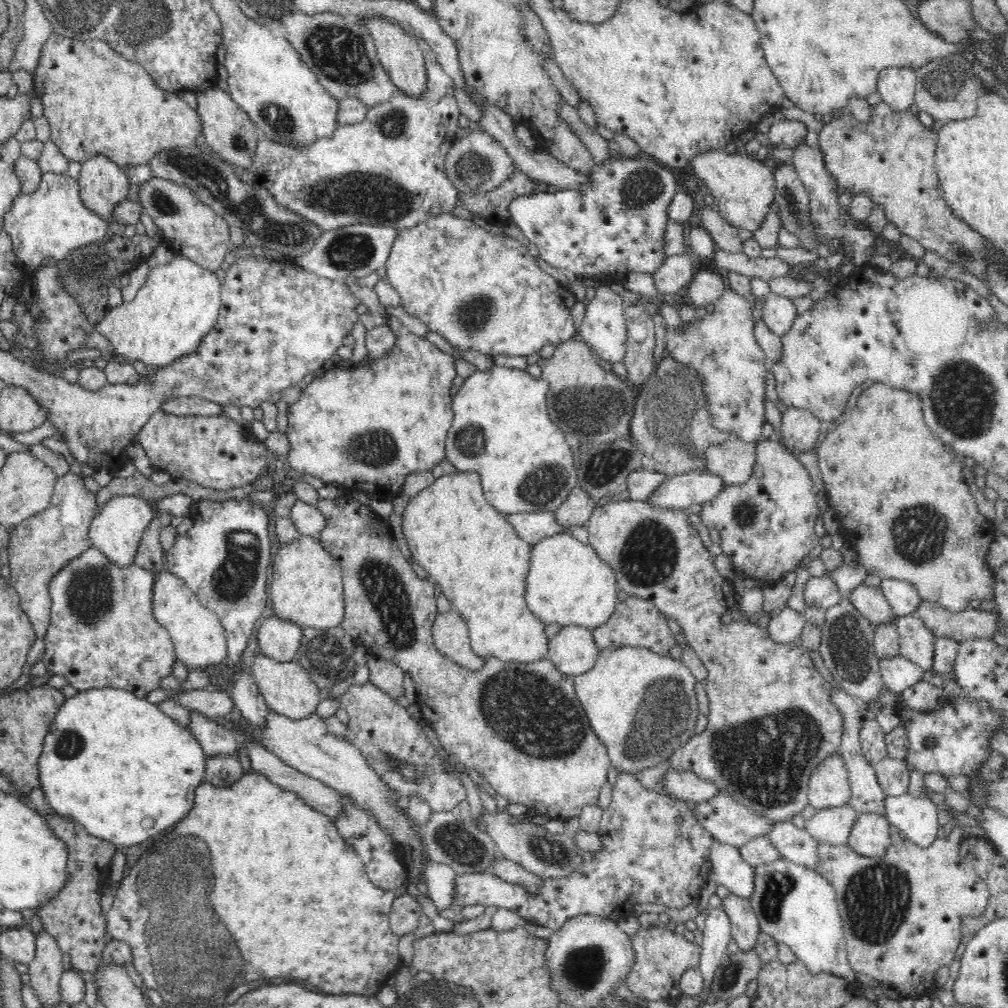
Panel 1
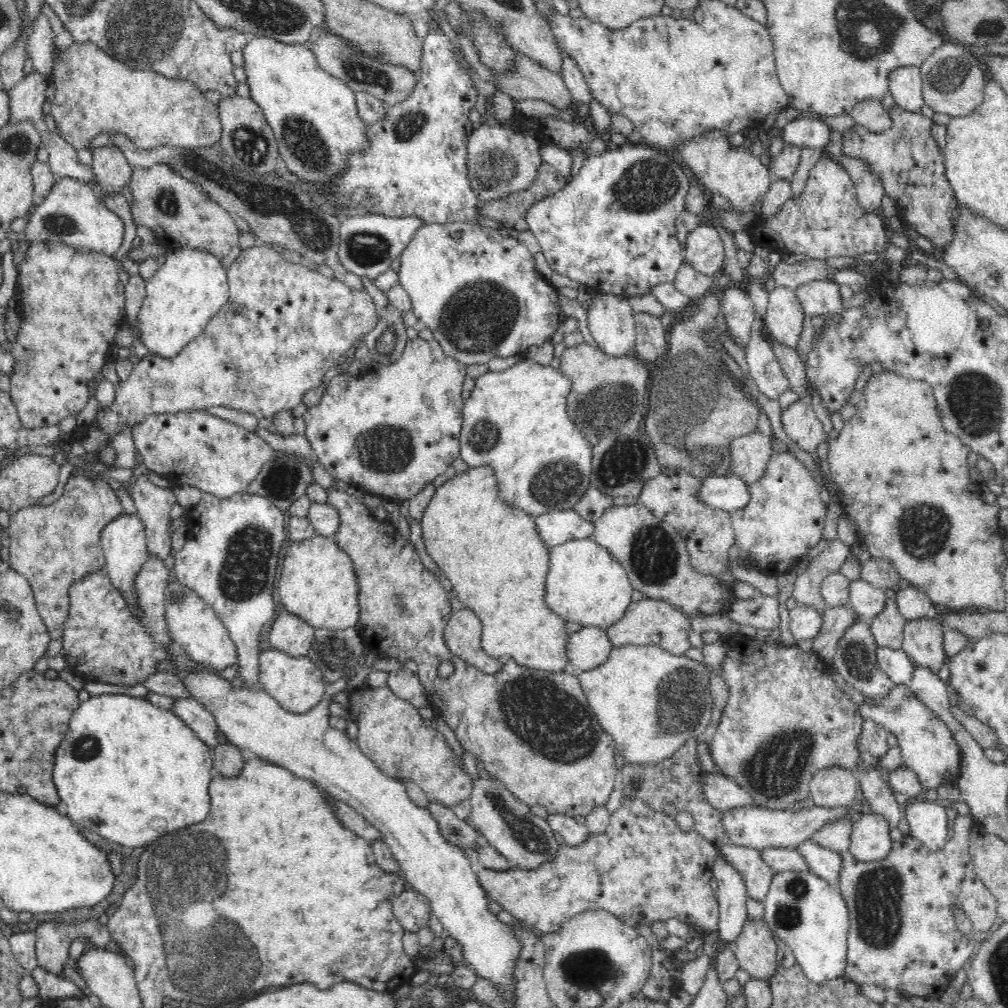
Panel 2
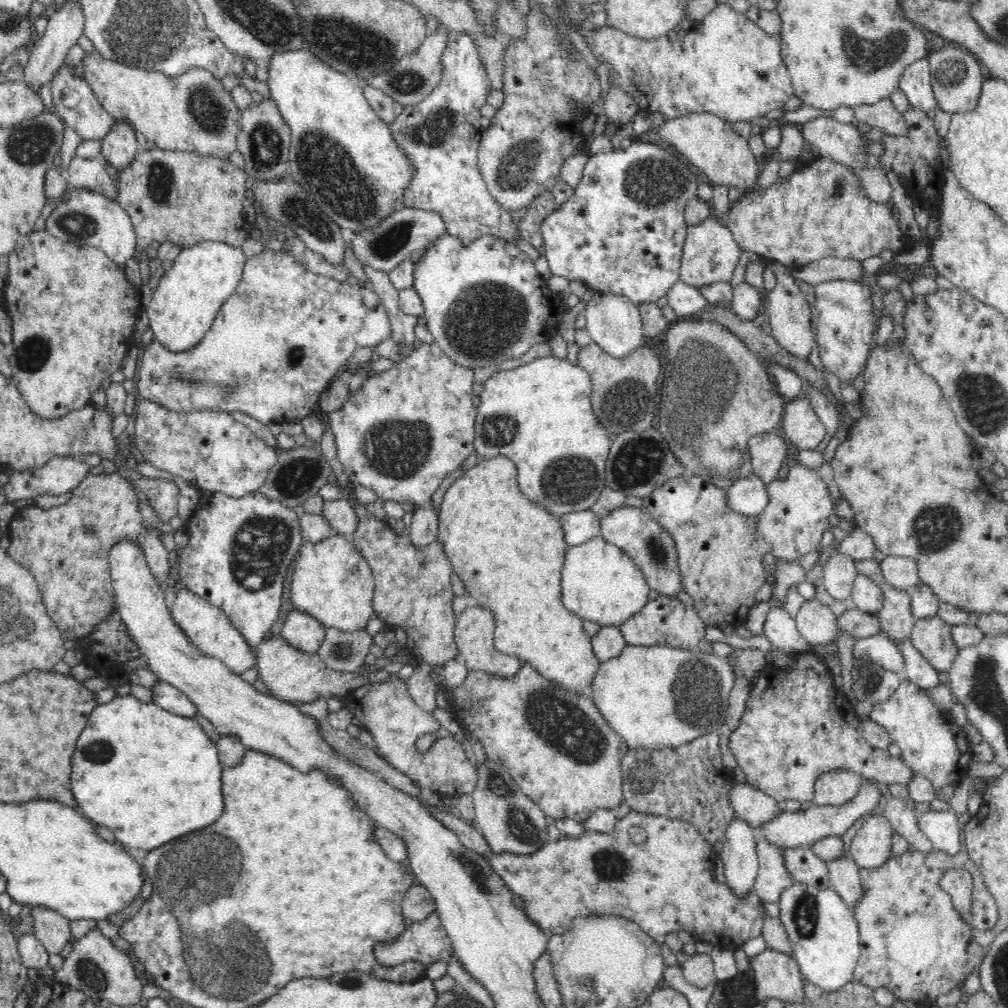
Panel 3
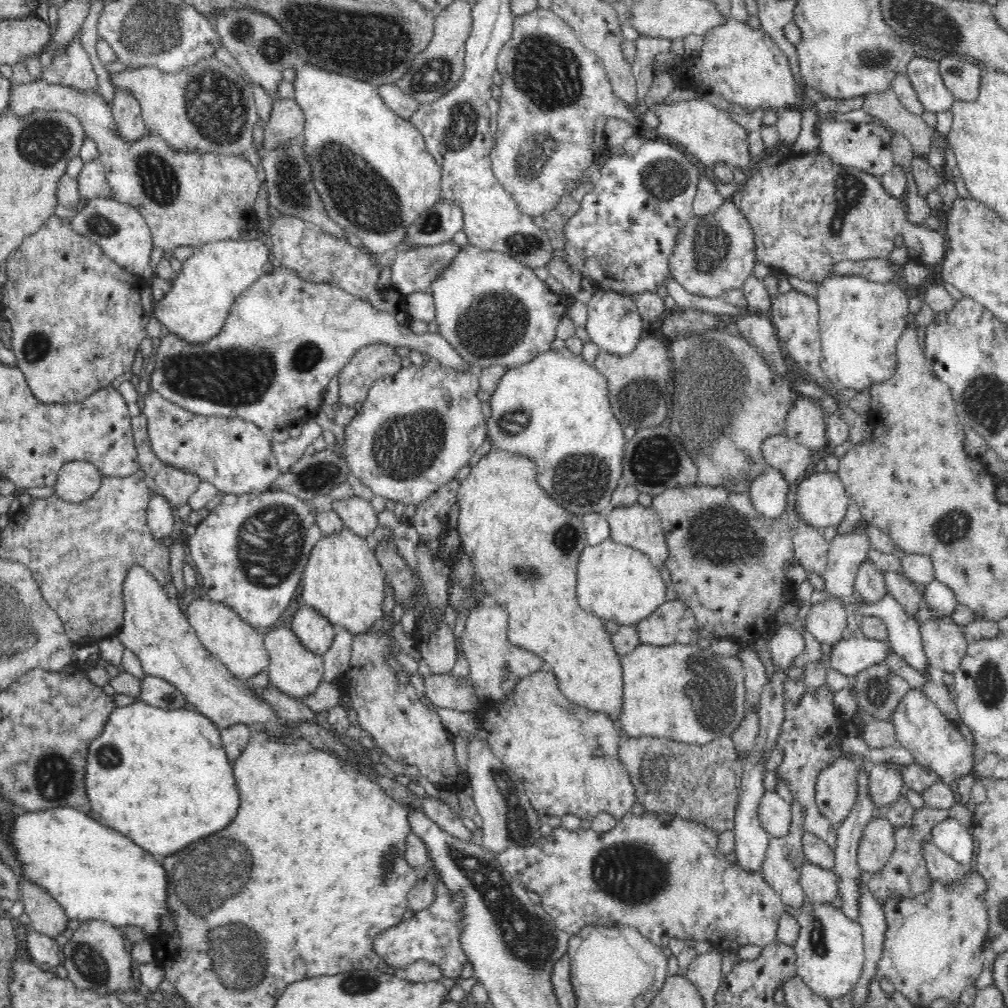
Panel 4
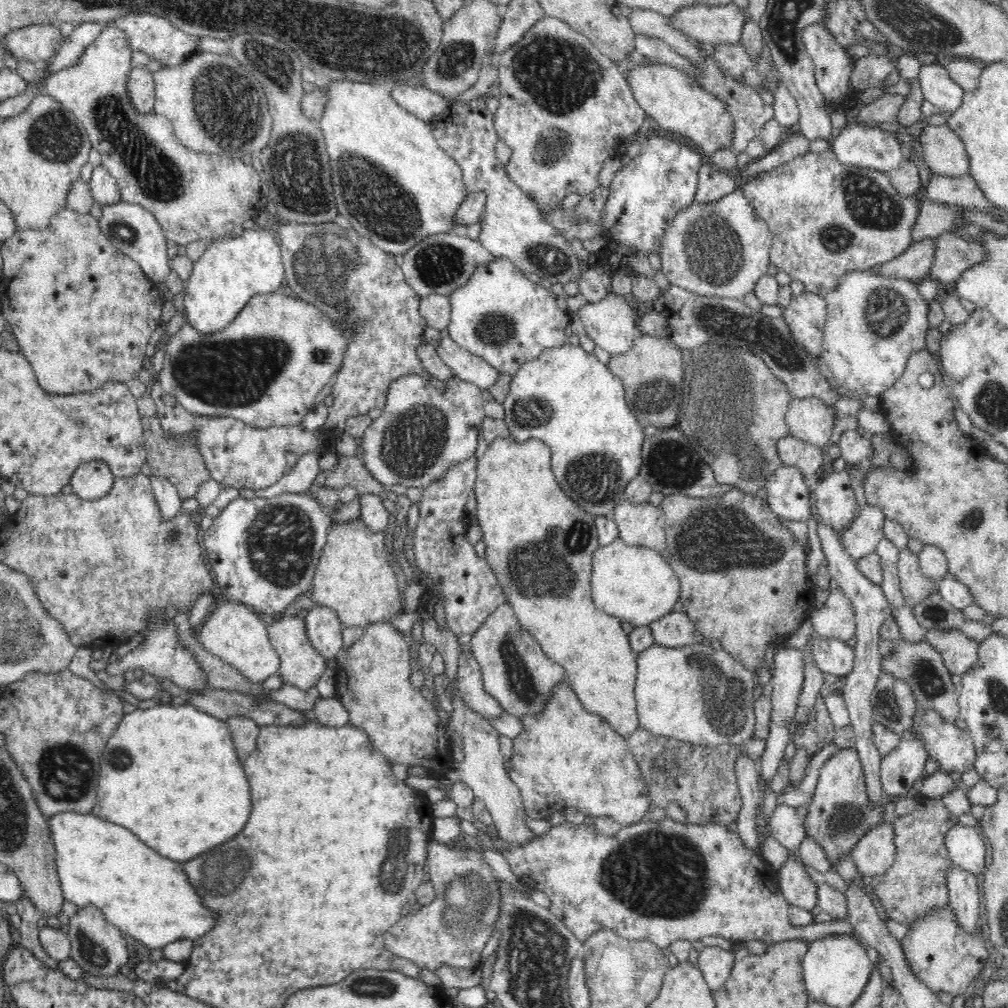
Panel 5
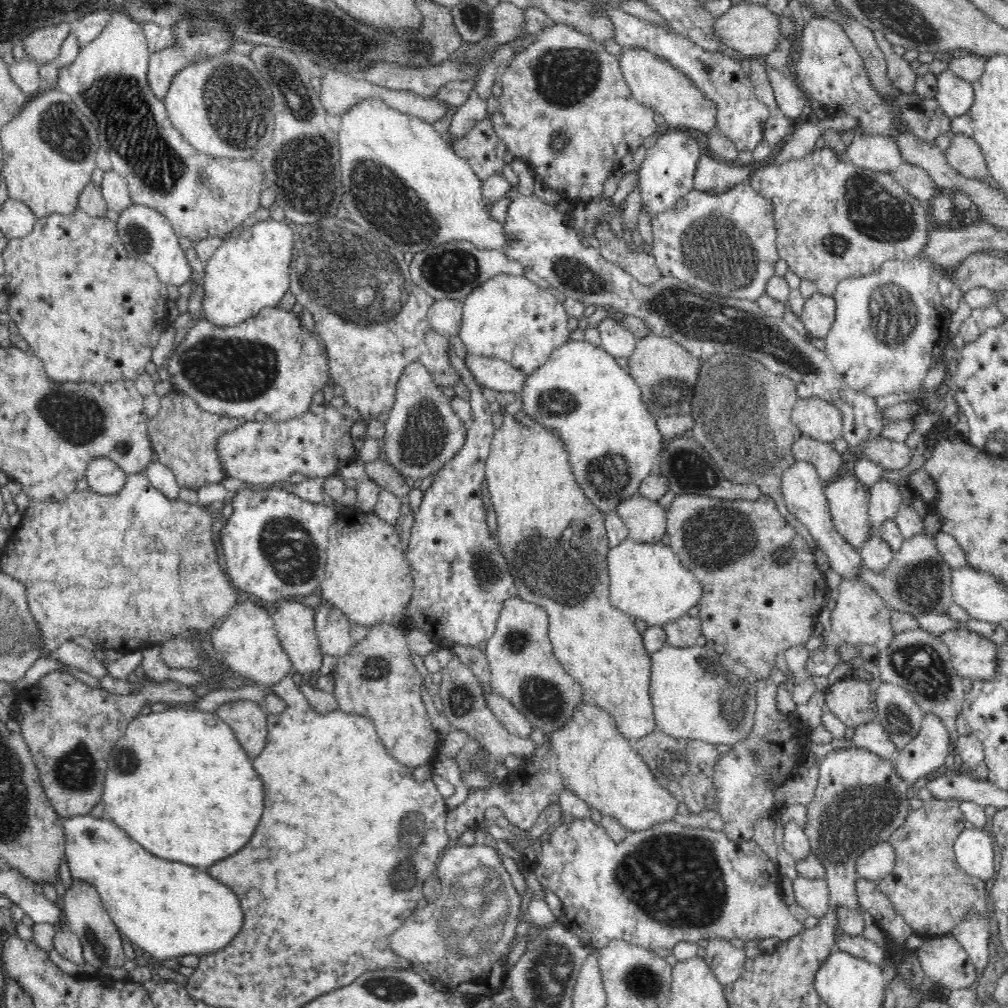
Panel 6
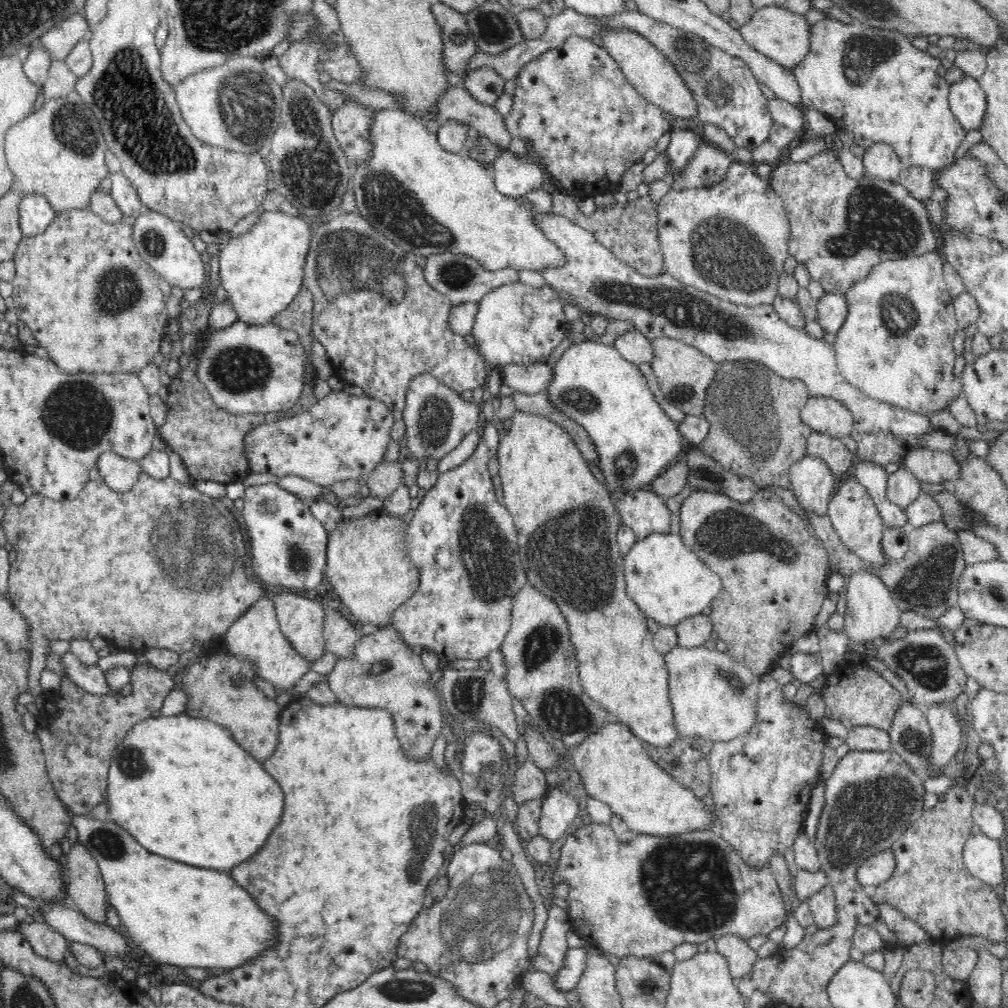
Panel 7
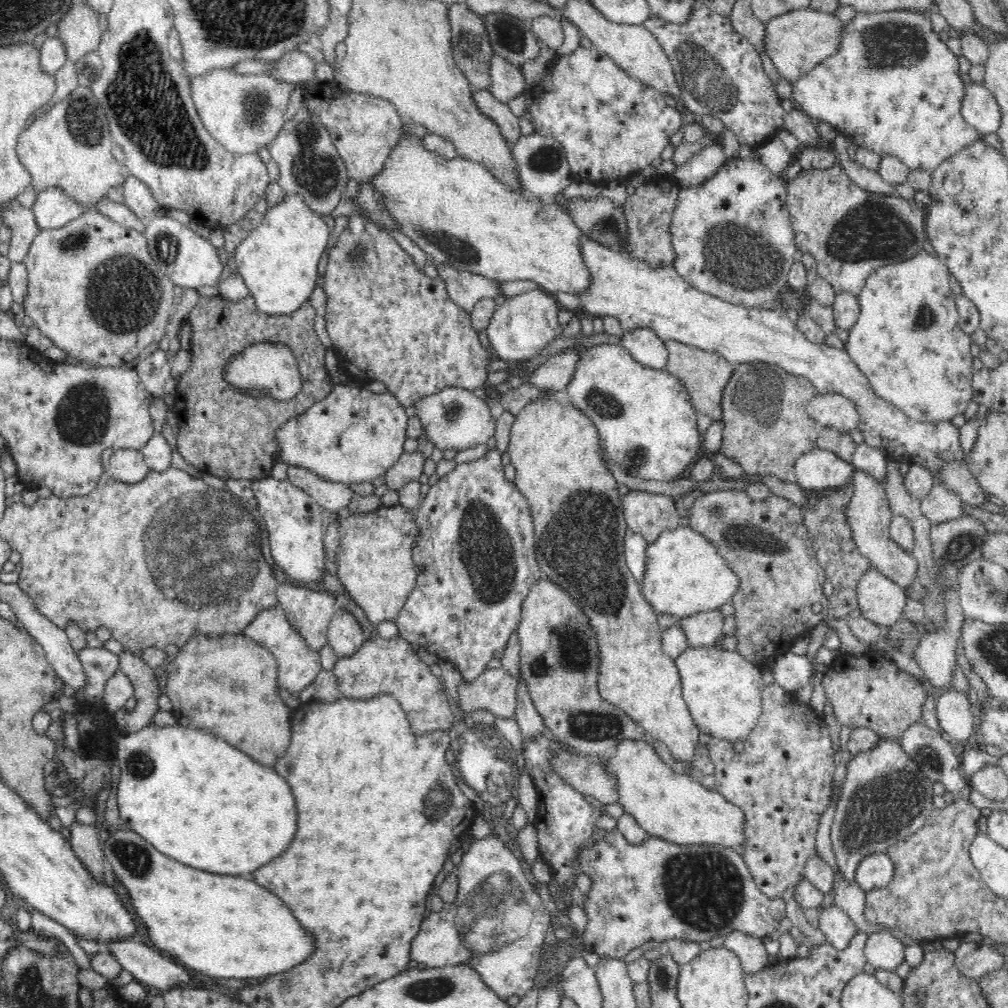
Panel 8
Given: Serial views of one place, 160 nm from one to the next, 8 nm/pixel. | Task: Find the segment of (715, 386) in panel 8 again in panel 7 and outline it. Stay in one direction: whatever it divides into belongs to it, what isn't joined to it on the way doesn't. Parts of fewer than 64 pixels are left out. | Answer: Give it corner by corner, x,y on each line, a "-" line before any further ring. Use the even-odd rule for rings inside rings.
662,337
652,340
650,345
654,351
650,366
660,388
660,404
672,404
672,408
680,408
688,415
702,417
706,392
715,379
719,364
696,347
678,339

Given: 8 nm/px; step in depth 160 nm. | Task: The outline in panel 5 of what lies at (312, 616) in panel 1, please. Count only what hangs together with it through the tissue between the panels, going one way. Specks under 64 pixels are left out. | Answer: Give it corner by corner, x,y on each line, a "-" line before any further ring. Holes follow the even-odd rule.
360,518
331,524
316,564
310,596
314,603
336,611
342,626
365,629
374,623
390,623
402,612
402,578
389,561
384,545
387,539
387,532
372,531

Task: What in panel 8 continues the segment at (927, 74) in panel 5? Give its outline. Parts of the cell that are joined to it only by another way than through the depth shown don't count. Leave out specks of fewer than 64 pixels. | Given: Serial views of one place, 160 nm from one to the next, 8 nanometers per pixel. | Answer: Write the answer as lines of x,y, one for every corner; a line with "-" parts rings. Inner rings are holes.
972,82
964,86
964,94
964,121
976,128
980,136
996,132
1000,128
1001,109
992,92
984,84

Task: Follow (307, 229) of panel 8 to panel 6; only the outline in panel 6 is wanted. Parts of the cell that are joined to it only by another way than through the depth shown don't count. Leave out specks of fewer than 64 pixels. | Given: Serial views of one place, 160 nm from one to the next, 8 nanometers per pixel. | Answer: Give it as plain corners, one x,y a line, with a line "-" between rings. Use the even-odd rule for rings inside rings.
260,221
227,236
206,263
204,314
217,328
238,325
265,305
276,305
288,292
288,261
294,231
284,221

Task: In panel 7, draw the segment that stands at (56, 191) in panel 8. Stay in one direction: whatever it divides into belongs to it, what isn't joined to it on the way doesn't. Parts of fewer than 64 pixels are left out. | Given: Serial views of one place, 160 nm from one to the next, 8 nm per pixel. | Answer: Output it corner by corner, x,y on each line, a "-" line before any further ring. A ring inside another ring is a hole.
28,194
21,197
18,204
18,225
23,237
37,236
48,228
58,212
46,201
44,195

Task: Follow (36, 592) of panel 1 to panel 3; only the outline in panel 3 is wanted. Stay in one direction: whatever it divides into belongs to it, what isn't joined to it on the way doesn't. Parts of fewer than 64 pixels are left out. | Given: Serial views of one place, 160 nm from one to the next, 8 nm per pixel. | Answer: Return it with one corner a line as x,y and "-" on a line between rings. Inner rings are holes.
113,472
89,475
72,492
72,497
62,506
52,506
48,510
37,506
28,506
14,515
8,527
10,540
7,553
17,563
25,566
37,580
45,610
54,624
60,629
62,639
75,641
75,636
84,636
89,629
111,613
111,606
116,605
111,584
108,552
112,544
122,537
128,537
142,544
142,512
140,497
134,484

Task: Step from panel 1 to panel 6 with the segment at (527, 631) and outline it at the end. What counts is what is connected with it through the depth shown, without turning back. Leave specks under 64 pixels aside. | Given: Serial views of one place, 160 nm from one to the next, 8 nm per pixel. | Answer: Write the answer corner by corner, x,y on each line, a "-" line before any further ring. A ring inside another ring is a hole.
502,410
503,424
496,429
493,434
493,440
490,445
490,453
485,464
486,482
488,482
488,492
490,492
490,500
494,504
496,510
496,518
498,518
498,538
496,538
497,548
500,554
504,555
505,562
508,563
509,575
513,577
513,585
517,590
517,596
526,603
532,603
535,606
540,606
545,611
548,618
548,640
552,643
553,654
569,675
574,678
583,688
583,692
587,699
596,707
604,709
612,715
616,722
618,731
630,741
638,739
642,736
648,736
648,733
657,731
657,726
654,724
652,716
652,702
649,702
648,696
648,678
649,678
649,652
643,644
643,636
636,629
632,616
624,611
611,606
607,596
609,594
608,572
605,570
605,553
610,549
608,545
608,535
605,526
605,516
598,511
596,507
590,504
590,500
585,498
584,491
577,485
577,480
574,480
573,472
568,468
569,460
566,460
566,451
564,444
561,443
557,436
551,432
546,432
544,429
532,428
518,422
515,415

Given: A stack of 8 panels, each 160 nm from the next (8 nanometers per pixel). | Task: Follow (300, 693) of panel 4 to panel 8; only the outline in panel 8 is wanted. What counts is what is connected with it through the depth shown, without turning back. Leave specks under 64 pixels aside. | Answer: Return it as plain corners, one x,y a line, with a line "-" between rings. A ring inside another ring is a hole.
292,584
277,586
277,604
286,613
288,623
300,633
312,650
328,645
327,632
336,599
320,589
308,590

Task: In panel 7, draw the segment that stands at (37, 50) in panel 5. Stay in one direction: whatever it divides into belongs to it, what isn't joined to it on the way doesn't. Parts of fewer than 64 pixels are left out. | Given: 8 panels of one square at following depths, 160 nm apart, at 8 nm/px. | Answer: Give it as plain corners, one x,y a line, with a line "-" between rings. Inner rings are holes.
74,13
46,32
40,38
40,46
50,53
50,58
64,61
70,50
82,39
87,38
89,33
90,29
83,13

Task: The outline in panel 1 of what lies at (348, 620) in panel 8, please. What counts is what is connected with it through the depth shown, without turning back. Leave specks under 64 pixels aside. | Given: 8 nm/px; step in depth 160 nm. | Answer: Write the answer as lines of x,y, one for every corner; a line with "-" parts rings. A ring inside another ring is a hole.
272,615
260,624
257,640
260,654
281,663
295,661
302,627

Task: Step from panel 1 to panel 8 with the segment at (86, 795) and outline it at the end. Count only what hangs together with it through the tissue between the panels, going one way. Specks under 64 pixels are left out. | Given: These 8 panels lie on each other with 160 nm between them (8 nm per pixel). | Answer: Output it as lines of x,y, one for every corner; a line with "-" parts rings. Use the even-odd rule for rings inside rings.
150,724
139,730
137,733
128,736
113,736
112,740
116,759
120,767
120,777
117,786
117,806
119,808
119,817
123,820
126,828
132,829
136,834
140,835
150,845
156,847
163,855
172,856
178,862
186,864
189,867
197,868
204,872
211,872
220,875
232,876
248,876
250,872
254,872
256,868
268,864
270,860
274,860
276,856
280,856
282,852
288,850
288,844
294,840
296,834
296,802
294,802
294,794
290,790
290,786
286,784
286,780
282,776
278,776
274,772
274,768
264,768
262,764
250,760
244,752
232,748
228,742
183,725
158,727

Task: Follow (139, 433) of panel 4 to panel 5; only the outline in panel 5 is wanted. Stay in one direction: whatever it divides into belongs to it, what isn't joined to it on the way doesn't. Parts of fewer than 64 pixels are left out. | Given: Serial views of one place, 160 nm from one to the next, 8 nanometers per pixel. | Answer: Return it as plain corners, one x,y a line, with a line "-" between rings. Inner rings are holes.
157,416
142,417
141,418
143,435
145,439
145,452
147,453
147,463
152,468
152,477
154,479
167,480
180,495
180,499
186,500
187,498
194,497
198,492
199,487
211,480
209,471
205,467
201,456
196,451
196,443
184,443
182,441
169,441
163,438
161,432
160,422

